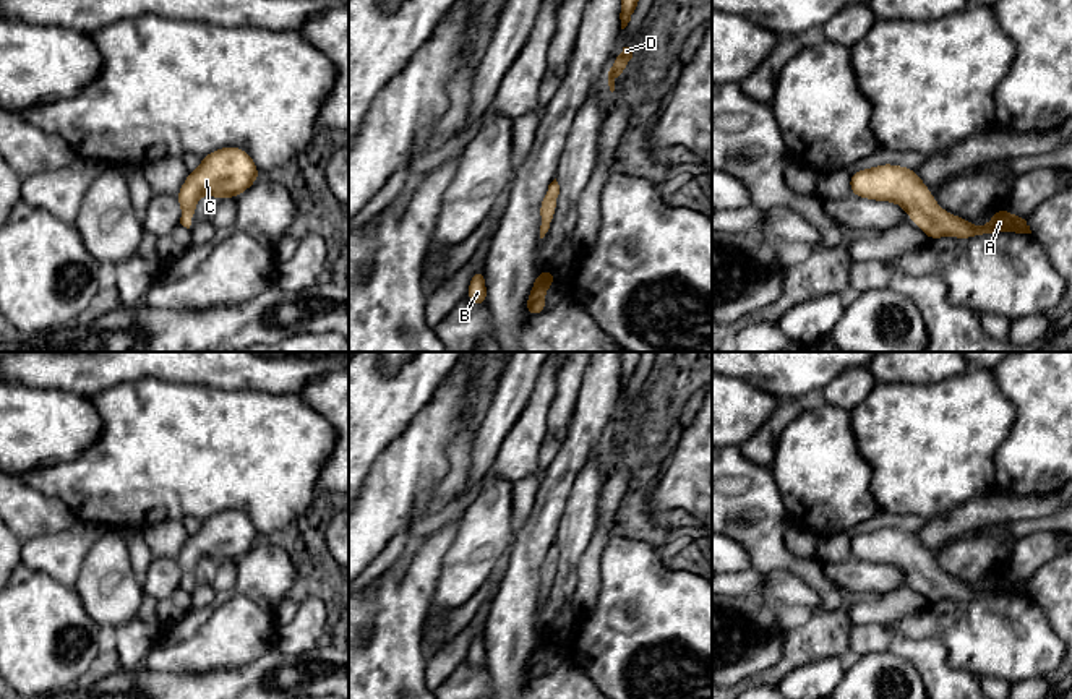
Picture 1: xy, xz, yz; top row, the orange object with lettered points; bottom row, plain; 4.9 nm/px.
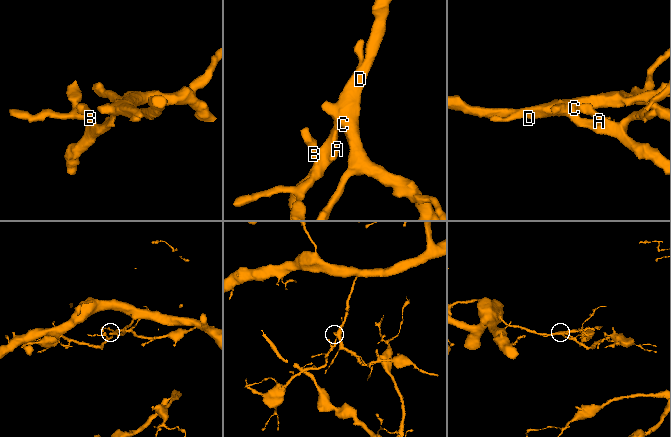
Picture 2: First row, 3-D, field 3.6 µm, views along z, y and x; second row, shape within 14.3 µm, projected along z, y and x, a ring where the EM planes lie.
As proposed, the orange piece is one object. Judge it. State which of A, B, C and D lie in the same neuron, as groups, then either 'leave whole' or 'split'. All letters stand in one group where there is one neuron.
groups A B C D; leave whole

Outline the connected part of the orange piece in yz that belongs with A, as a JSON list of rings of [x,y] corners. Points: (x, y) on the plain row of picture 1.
[[[882,527],[850,538],[850,555],[860,561],[890,564],[902,569],[929,603],[939,600],[971,602],[996,595],[1031,597],[1027,579],[1007,572],[993,576],[993,584],[971,589],[968,582],[944,574],[913,532]]]

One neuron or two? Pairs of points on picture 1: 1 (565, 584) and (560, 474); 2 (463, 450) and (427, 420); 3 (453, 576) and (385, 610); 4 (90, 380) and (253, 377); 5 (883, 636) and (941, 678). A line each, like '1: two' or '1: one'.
1: two
2: two
3: two
4: one
5: one

